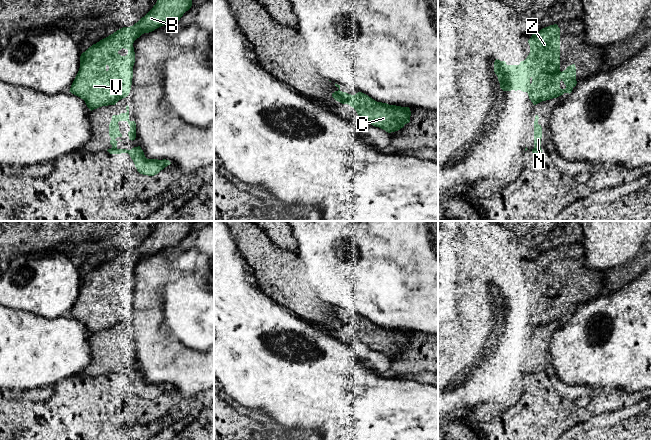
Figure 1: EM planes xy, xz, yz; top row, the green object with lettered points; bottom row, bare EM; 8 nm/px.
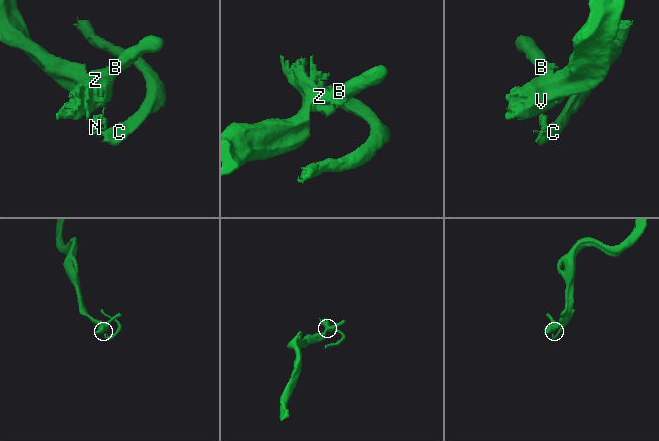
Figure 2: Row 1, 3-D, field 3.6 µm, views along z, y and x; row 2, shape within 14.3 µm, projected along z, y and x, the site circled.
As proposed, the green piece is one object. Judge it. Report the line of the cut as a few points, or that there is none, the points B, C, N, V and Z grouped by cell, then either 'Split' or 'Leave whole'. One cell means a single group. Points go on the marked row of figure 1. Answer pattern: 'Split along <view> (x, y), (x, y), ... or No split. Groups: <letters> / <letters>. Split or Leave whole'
Split along xy (111, 148), (116, 149). Groups: B N V Z / C. Split

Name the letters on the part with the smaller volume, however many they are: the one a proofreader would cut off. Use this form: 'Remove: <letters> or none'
Remove: C

